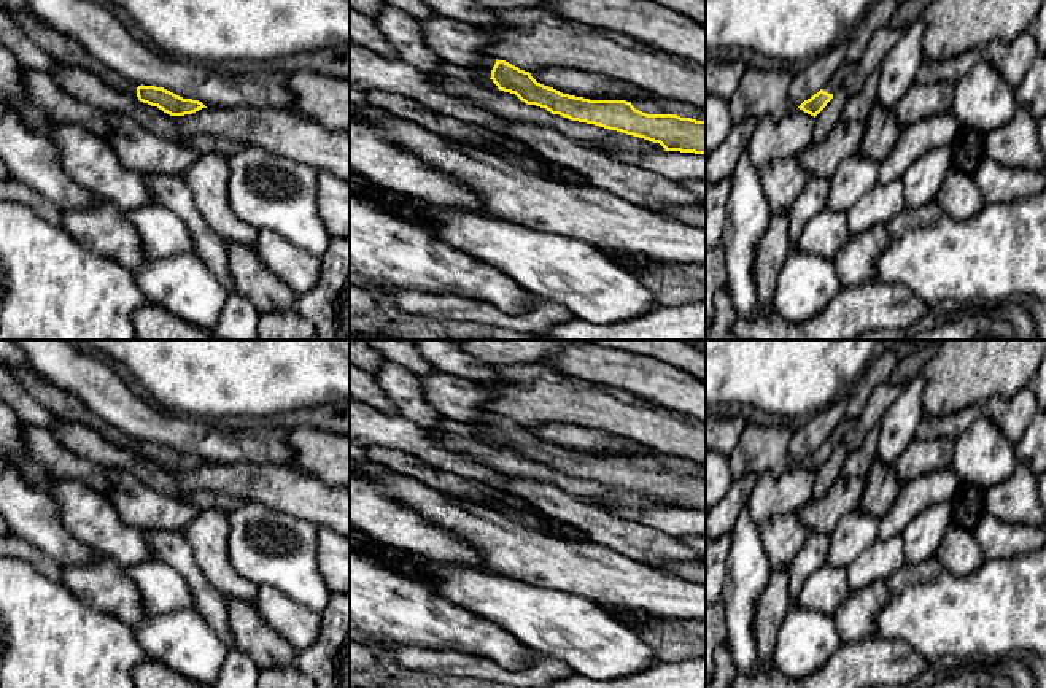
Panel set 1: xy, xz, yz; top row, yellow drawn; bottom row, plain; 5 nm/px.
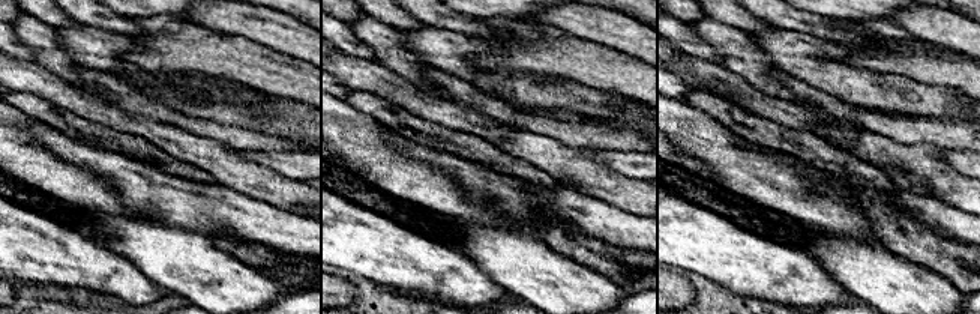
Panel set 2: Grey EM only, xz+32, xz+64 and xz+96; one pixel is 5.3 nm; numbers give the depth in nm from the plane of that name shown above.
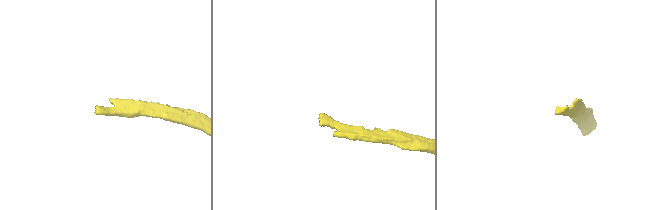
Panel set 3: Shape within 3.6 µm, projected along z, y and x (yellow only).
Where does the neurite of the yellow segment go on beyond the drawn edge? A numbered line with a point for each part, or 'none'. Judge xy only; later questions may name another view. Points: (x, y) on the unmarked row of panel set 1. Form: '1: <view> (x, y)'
1: xy (65, 405)

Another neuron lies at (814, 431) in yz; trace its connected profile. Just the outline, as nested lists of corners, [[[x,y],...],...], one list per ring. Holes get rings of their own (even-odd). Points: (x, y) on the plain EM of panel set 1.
[[[838,397],[822,412],[806,418],[804,424],[793,432],[788,443],[788,454],[793,462],[798,464],[804,456],[823,445],[825,439],[846,418],[846,412],[847,399]]]

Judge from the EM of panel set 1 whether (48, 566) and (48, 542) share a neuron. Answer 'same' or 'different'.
different

